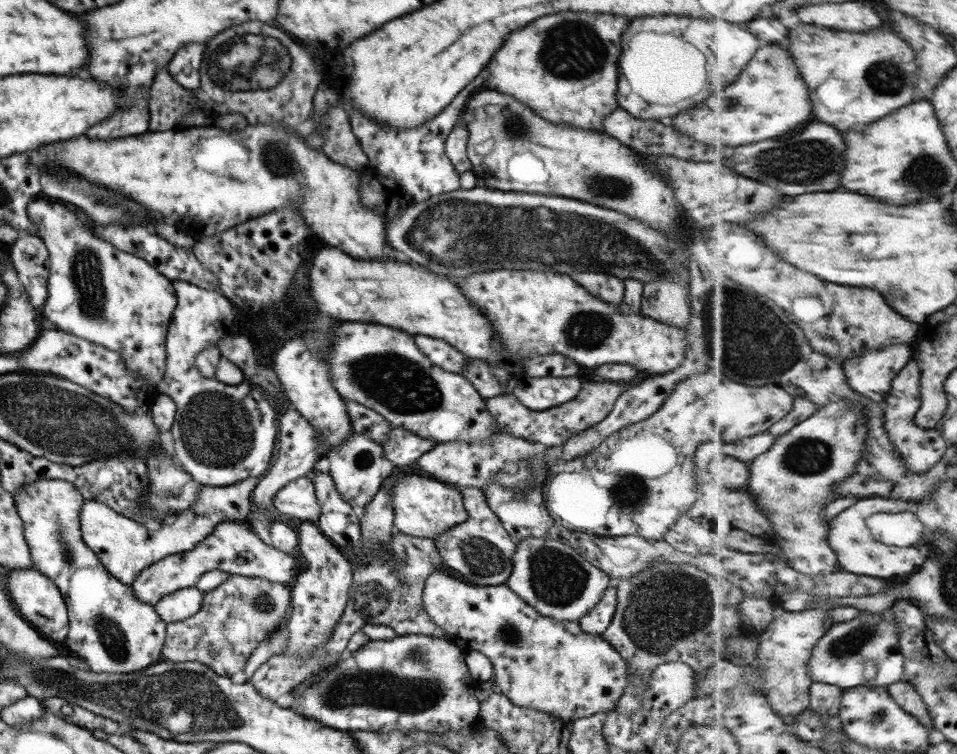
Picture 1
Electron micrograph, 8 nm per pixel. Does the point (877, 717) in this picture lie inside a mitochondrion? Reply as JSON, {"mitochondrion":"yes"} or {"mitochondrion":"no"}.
{"mitochondrion":"yes"}

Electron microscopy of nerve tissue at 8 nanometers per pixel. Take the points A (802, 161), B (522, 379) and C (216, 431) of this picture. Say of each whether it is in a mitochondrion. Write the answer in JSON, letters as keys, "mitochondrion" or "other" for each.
{"A":"mitochondrion","B":"other","C":"mitochondrion"}

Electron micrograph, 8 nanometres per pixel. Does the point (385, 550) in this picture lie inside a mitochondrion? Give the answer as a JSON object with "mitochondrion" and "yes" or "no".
{"mitochondrion":"no"}

